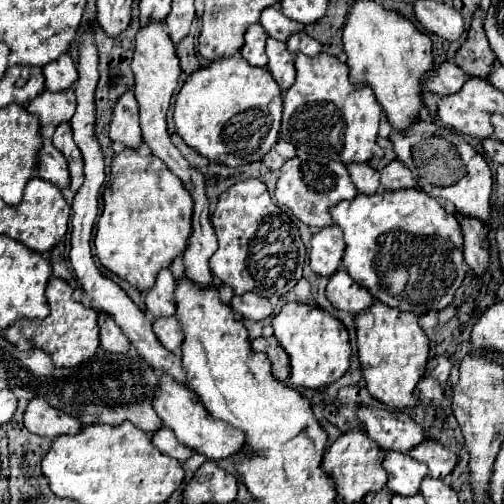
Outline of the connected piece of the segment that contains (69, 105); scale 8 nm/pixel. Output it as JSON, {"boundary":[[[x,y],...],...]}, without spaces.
{"boundary":[[[43,90],[33,102],[29,102],[27,112],[37,116],[41,126],[53,124],[59,126],[61,122],[69,122],[75,114],[75,94],[73,90],[49,92]]]}

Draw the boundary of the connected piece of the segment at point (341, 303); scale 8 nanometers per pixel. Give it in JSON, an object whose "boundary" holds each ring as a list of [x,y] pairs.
{"boundary":[[[339,268],[329,278],[327,298],[335,308],[347,310],[351,314],[359,314],[361,310],[367,310],[373,304],[373,296],[369,294],[369,290],[357,280],[353,280],[343,268]]]}

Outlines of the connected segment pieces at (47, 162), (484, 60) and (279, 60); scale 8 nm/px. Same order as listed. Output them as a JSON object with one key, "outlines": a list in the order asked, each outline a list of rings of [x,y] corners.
{"outlines":[[[[43,136],[41,148],[37,152],[37,176],[47,178],[49,182],[55,182],[61,190],[67,188],[69,174],[67,174],[67,160],[63,154],[51,144],[49,138]]],[[[481,8],[475,10],[473,14],[473,22],[467,34],[467,40],[461,44],[461,48],[455,54],[455,64],[467,74],[467,76],[481,76],[487,78],[493,62],[495,62],[495,54],[491,54],[485,30],[483,30],[483,12]]],[[[267,38],[267,58],[269,58],[269,72],[285,92],[295,80],[295,56],[287,50],[285,42],[275,42],[275,38]]]]}

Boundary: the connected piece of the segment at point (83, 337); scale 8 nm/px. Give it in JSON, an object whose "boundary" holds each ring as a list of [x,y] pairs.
{"boundary":[[[51,278],[47,284],[47,302],[49,302],[49,316],[41,322],[33,320],[21,320],[9,330],[5,330],[5,336],[9,342],[15,342],[17,346],[37,346],[43,352],[47,352],[57,368],[75,366],[87,358],[91,358],[99,346],[99,334],[97,334],[97,312],[73,298],[73,288],[63,278]]]}

